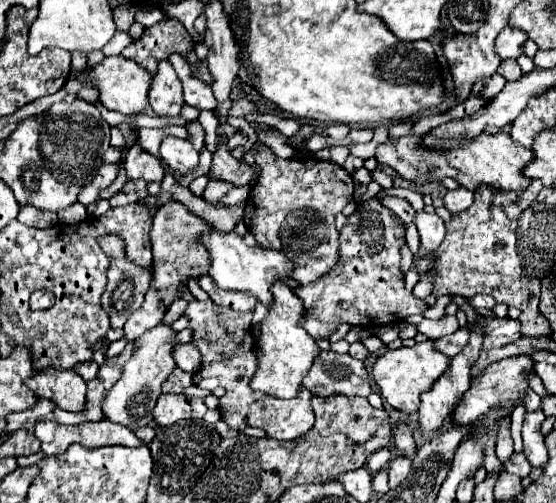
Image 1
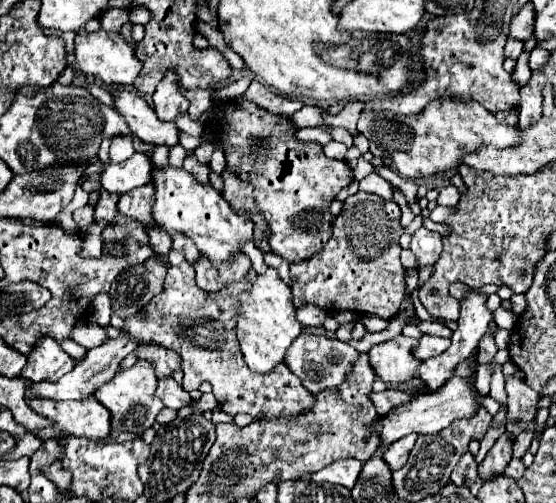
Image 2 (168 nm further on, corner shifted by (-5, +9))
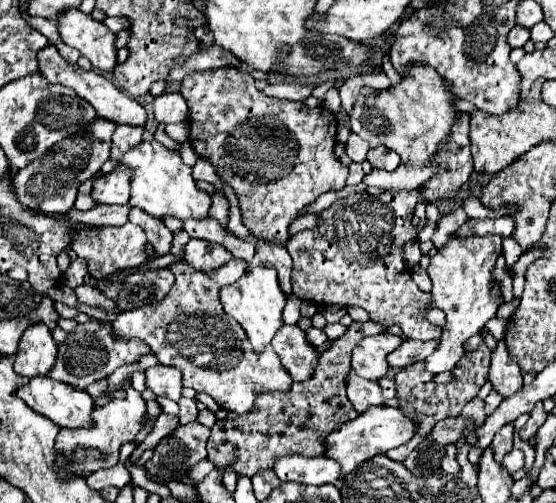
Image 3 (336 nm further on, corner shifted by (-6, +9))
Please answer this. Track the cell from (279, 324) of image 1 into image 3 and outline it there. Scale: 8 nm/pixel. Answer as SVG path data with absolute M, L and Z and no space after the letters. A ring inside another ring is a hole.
M253 268L251 272L245 272L235 284L223 286L219 298L221 298L223 310L231 318L235 318L241 324L241 328L247 332L255 350L269 346L271 336L275 336L275 332L283 326L281 312L287 302L287 296L283 296L277 280L277 272L271 268Z

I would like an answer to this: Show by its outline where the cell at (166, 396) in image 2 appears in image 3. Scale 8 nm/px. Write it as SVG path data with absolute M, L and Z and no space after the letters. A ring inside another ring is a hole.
M157 364L145 370L145 386L157 396L167 396L177 402L181 398L181 372L175 366Z

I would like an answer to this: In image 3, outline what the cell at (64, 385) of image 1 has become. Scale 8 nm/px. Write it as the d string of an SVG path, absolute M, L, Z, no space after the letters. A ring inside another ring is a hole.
M43 322L31 324L19 340L19 352L15 352L15 372L19 376L47 376L57 358L57 344Z

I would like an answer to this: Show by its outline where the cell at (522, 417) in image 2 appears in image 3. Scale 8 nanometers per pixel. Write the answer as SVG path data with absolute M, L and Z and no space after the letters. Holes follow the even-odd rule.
M503 340L497 342L497 346L491 354L489 382L493 384L493 390L497 390L503 398L515 394L523 386L521 368L519 368L519 364L515 364L515 360L511 360Z

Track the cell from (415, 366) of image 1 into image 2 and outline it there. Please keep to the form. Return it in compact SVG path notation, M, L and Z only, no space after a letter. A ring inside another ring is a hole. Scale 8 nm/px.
M404 334L376 344L370 348L370 366L374 372L390 386L402 386L410 380L414 380L418 368L422 366L422 360L414 356L414 348L418 346L416 338L406 338Z

